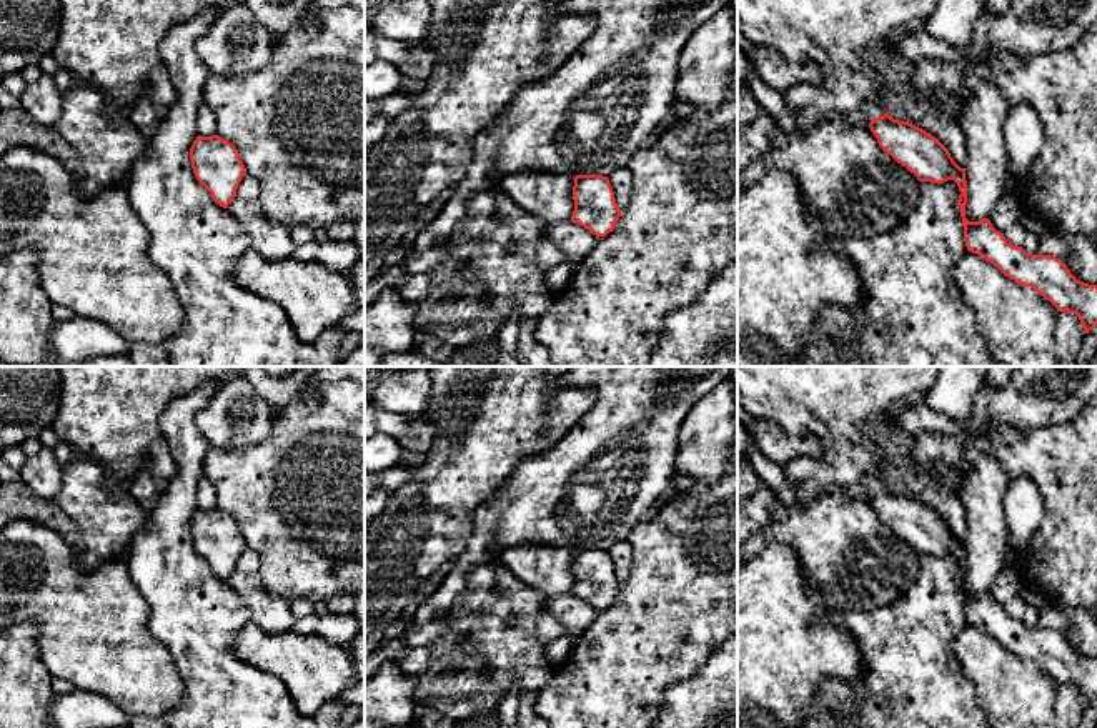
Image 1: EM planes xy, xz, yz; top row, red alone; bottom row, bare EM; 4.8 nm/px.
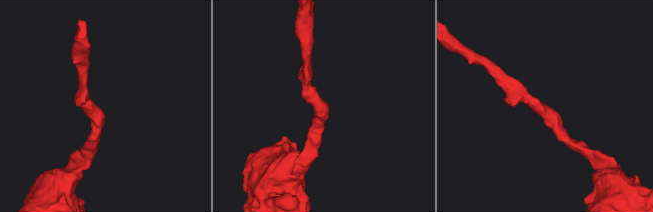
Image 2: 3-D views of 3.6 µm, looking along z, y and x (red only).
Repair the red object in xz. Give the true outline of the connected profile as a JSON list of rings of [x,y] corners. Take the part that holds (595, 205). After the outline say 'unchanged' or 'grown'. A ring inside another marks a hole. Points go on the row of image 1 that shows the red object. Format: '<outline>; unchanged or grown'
[[[576,175],[573,187],[574,212],[571,222],[584,227],[593,235],[606,237],[614,230],[621,210],[613,187],[603,175]]]; unchanged

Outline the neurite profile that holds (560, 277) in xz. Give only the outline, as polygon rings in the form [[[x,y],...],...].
[[[563,262],[561,265],[554,267],[553,270],[546,272],[546,280],[553,293],[561,292],[566,288],[573,278],[576,270],[576,263]]]

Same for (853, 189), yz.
[[[844,117],[821,118],[804,135],[776,128],[771,148],[749,160],[737,172],[737,182],[746,190],[771,170],[784,170],[797,180],[809,215],[834,240],[891,232],[916,212],[921,200],[917,177],[879,147],[869,127],[856,127]]]

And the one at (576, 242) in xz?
[[[571,220],[544,225],[543,233],[564,253],[568,262],[576,265],[594,250],[598,240],[596,235]]]

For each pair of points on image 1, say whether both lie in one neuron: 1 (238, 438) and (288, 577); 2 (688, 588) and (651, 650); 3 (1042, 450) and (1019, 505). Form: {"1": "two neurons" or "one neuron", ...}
{"1": "two neurons", "2": "one neuron", "3": "two neurons"}

